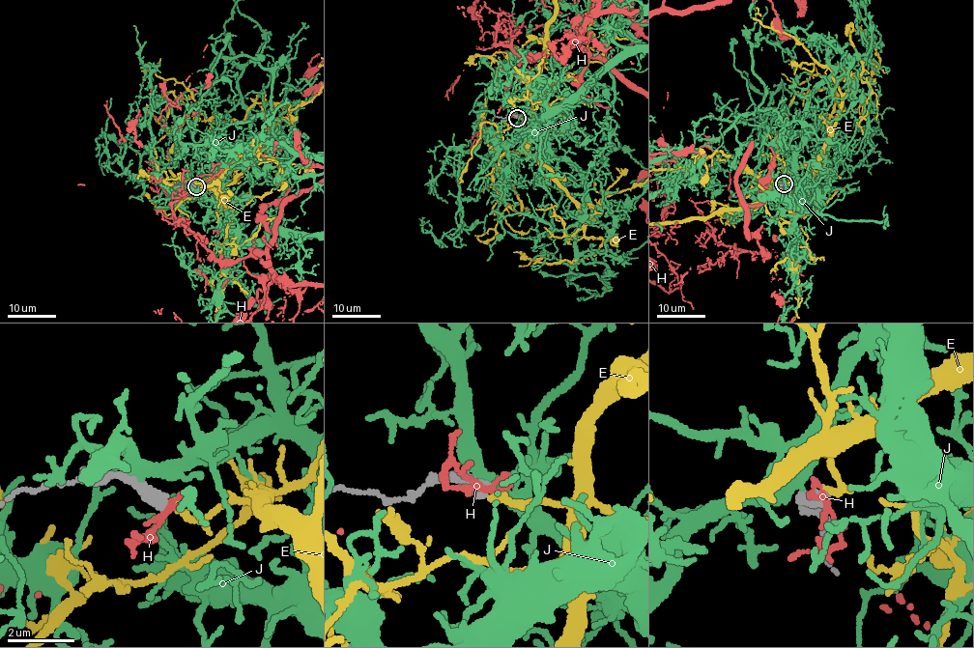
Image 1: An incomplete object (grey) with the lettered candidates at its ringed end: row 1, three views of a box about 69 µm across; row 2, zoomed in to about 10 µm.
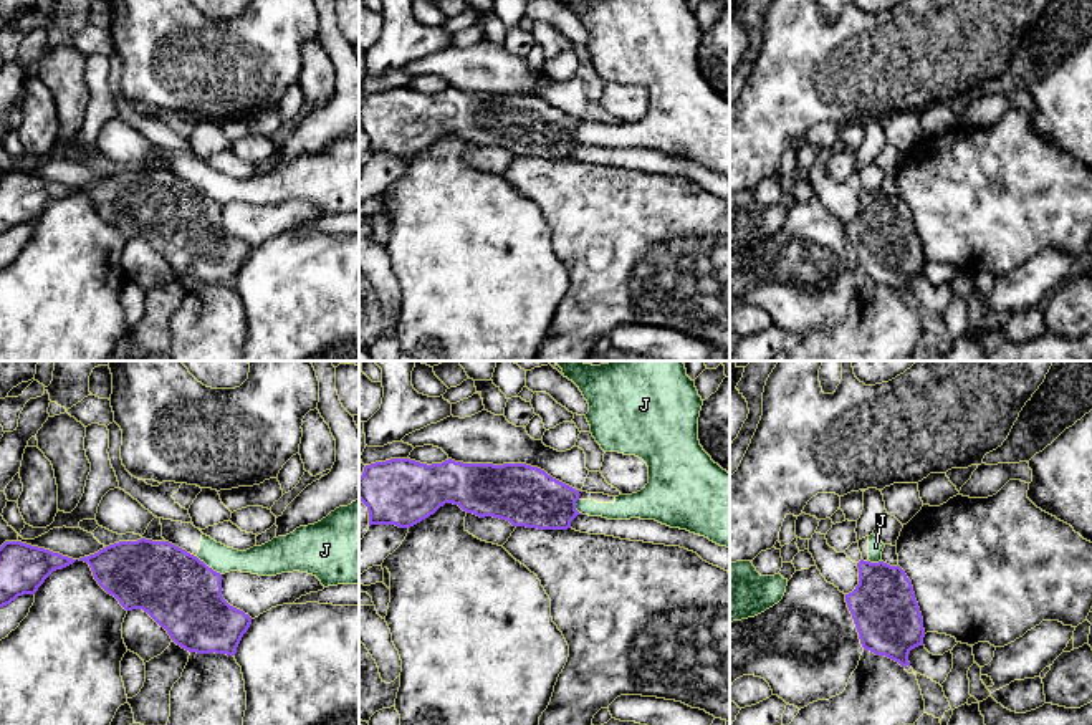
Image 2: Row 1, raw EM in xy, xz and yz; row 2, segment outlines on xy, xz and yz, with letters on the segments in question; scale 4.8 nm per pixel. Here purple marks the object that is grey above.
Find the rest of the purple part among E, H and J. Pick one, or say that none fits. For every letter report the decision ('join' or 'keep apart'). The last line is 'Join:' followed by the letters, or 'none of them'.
E: join
H: keep apart
J: keep apart
Join: E

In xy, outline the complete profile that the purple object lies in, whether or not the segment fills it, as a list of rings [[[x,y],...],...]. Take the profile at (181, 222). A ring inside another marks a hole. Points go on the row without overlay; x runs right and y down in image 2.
[[[119,170],[79,187],[126,240],[142,238],[189,281],[235,285],[251,247],[222,225],[222,204],[169,170]]]

